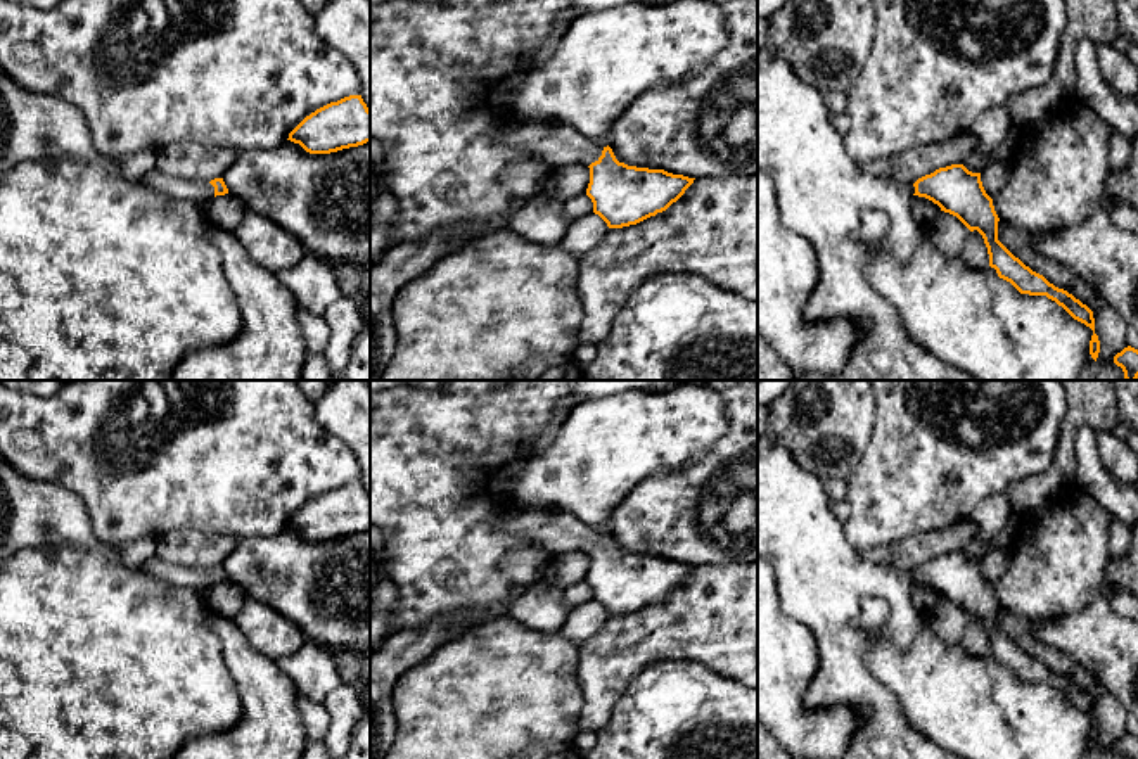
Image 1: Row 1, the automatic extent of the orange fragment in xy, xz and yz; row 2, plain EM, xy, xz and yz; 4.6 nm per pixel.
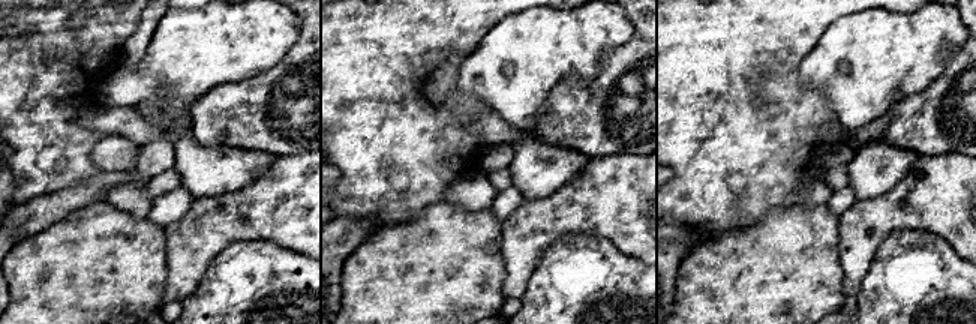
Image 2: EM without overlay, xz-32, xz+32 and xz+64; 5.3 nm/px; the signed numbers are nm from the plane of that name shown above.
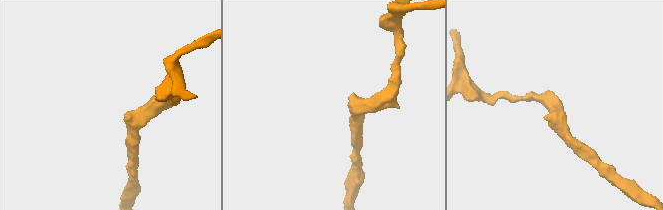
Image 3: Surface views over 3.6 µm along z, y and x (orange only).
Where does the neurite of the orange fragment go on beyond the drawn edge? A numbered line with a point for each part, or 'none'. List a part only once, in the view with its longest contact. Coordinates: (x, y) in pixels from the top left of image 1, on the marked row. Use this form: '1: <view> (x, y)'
1: xz (561, 144)

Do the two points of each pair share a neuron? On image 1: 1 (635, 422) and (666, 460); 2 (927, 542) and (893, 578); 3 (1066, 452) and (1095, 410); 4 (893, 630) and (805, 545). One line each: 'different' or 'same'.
1: same
2: different
3: same
4: same

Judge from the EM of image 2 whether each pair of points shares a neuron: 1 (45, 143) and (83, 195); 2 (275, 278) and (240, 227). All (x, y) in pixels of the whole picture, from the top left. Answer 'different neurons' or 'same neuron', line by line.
1: different neurons
2: different neurons

